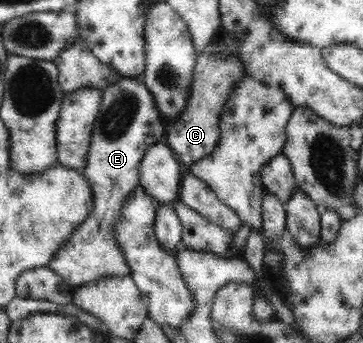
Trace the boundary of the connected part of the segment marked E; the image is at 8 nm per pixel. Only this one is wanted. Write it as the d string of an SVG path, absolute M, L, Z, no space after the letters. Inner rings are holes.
M122 77L103 89L82 173L92 190L92 208L48 264L71 287L131 274L123 250L114 238L115 224L121 218L120 210L126 199L139 186L140 161L146 149L164 139L167 124L152 93L136 77Z

